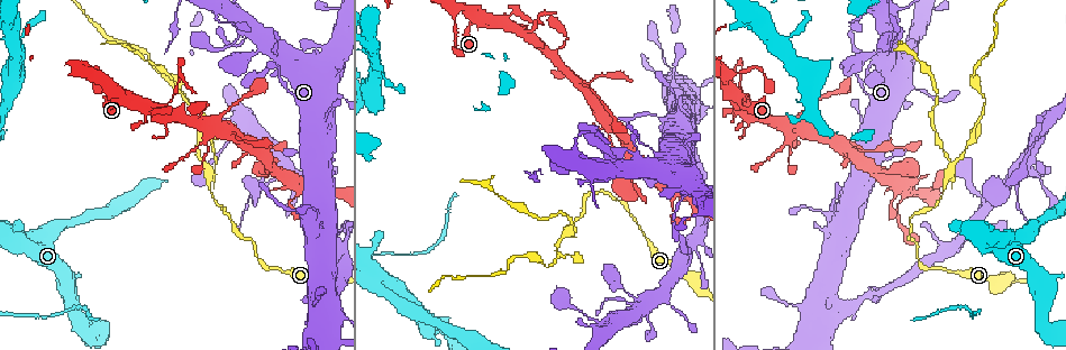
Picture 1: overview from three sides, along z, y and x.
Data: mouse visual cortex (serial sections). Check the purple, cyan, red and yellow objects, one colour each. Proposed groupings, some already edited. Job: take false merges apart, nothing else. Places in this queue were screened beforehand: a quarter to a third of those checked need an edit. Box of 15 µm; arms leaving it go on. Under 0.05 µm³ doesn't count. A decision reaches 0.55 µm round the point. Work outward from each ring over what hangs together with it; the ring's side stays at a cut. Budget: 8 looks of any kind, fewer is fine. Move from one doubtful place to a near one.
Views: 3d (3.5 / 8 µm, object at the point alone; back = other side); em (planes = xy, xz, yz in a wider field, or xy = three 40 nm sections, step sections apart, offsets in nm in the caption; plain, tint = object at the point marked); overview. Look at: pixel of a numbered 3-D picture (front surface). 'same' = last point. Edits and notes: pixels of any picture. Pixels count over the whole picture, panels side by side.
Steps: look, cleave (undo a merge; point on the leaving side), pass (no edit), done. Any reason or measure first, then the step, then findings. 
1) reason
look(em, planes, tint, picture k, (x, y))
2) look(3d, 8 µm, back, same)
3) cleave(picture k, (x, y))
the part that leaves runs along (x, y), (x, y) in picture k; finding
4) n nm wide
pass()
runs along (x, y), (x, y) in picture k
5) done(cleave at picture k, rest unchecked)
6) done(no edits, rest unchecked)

thick turns thin
look(3d, 8 µm, picture 1, (310, 210))

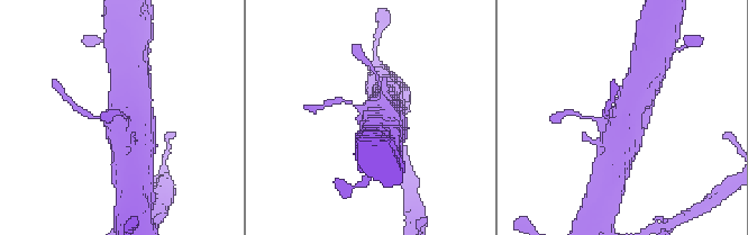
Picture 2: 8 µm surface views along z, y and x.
need the tissue
look(em, xy, step 3, tint, picture 2, (626, 114))

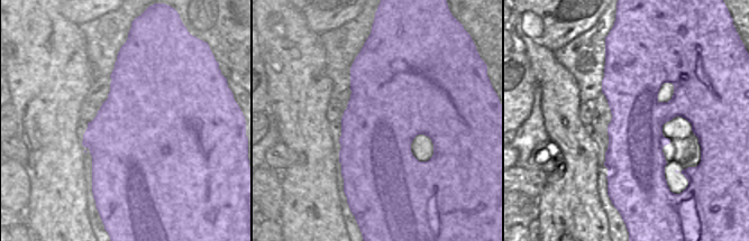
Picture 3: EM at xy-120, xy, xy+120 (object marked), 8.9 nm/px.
pass()
runs along (380, 132), (370, 125), (364, 111), (345, 101) in picture 2; all the same cell

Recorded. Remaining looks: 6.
sharp bend
look(3d, 3.5 µm, picture 1, (375, 279))

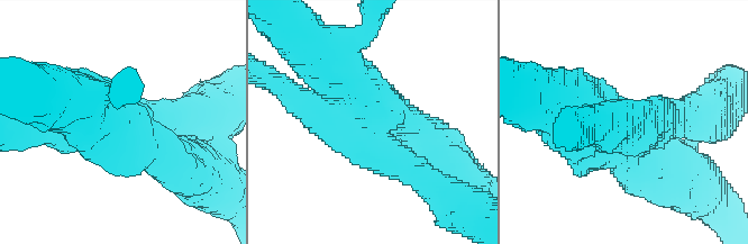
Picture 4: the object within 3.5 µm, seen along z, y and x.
now the EM
look(em, planes, tint, picture 4, (368, 131))

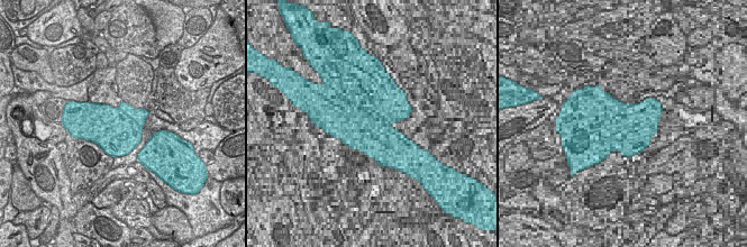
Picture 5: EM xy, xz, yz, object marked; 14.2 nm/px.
cleave(picture 4, (641, 118))
border along (118, 107), (142, 128) in picture 5; a second cell is stuck on

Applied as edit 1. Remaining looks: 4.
look(overview)

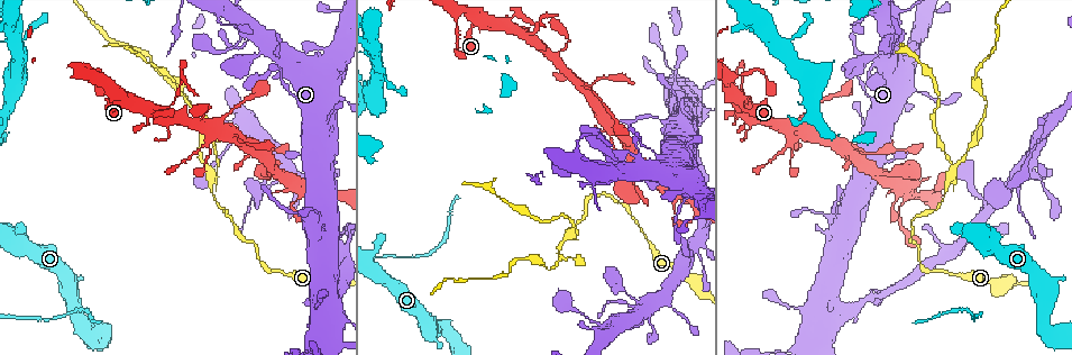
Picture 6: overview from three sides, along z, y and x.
side arm on a straight run
look(3d, 3.5 µm, picture 6, (949, 173))

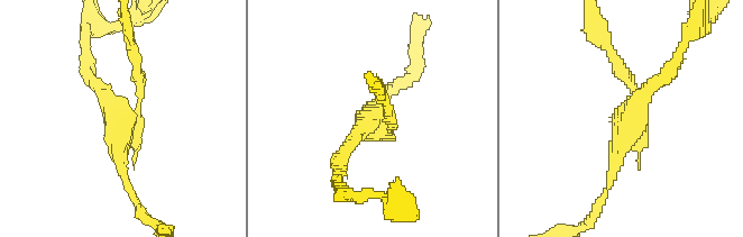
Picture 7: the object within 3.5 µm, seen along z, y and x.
3 arms; arms of 150, 150, 200 nm
look(em, planes, tint, picture 7, (117, 123))

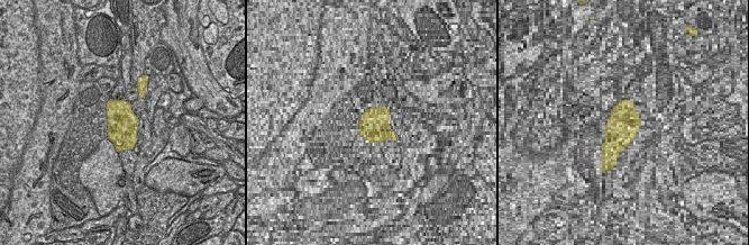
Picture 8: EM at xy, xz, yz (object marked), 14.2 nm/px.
look(em, xy, step 2, tint, same)

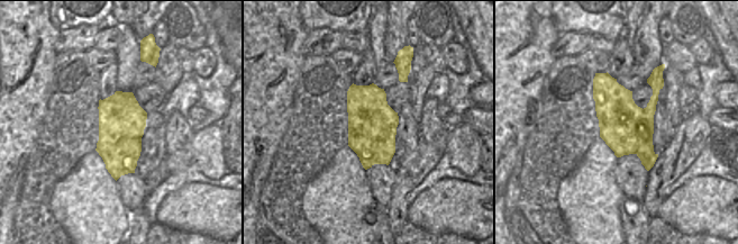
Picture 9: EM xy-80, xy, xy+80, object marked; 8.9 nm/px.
cleave(picture 7, (621, 65))
the part that leaves runs along (132, 118), (139, 74), (126, 21) in picture 7; two cells meet here

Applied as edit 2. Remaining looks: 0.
done(cleave at picture 4, cleave at picture 7, rest unchecked)

